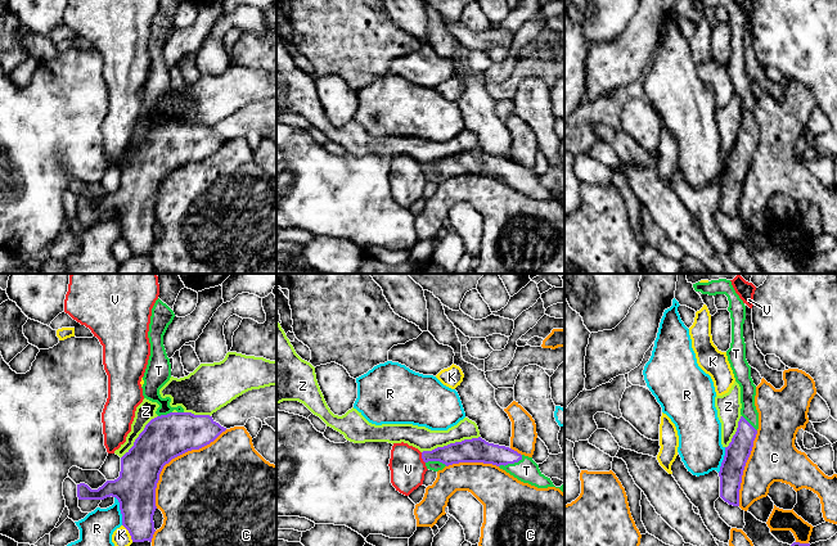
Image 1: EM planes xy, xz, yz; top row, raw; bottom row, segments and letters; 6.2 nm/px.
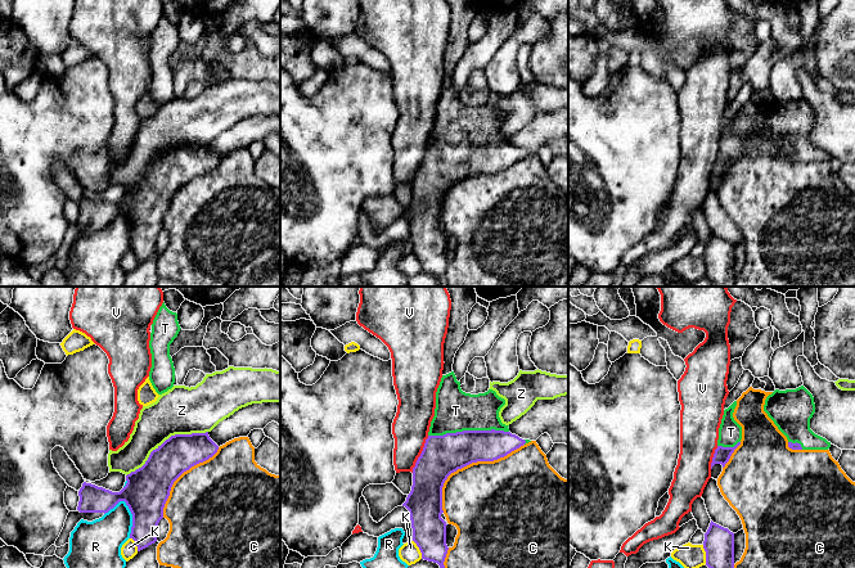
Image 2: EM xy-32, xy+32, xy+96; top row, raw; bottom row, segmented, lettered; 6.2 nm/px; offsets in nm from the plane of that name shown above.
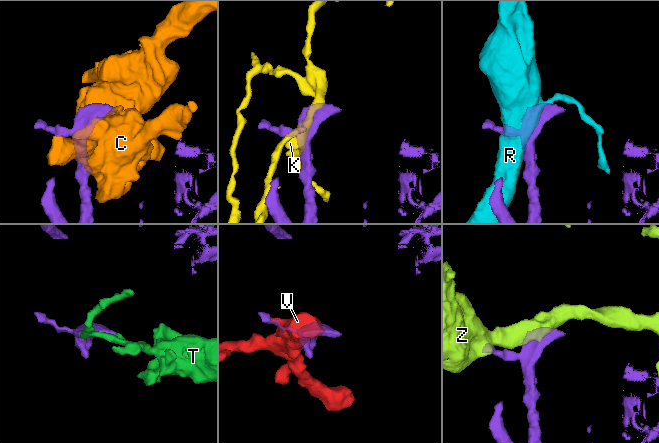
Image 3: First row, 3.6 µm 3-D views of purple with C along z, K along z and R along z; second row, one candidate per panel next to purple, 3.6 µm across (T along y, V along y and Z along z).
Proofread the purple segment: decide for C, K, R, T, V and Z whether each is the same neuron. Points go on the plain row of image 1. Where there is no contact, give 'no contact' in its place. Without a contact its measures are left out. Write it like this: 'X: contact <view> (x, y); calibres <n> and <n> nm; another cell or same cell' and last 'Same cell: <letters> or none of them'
C: contact xy (174, 170); calibres 280 and 480 nm; another cell
K: contact xy (129, 244); calibres 240 and 120 nm; another cell
R: contact xy (120, 221); calibres 260 and 200 nm; another cell
T: contact xz (511, 175); calibres 160 and 150 nm; same cell
V: contact xz (422, 170); calibres 130 and 220 nm; another cell
Z: contact xz (450, 156); calibres 160 and 140 nm; another cell
Same cell: T

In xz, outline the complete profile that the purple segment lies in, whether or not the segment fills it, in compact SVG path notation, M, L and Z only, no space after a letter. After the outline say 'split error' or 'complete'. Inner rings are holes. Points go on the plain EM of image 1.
M481 149L423 163L422 171L427 181L433 184L459 175L483 175L496 177L518 193L537 200L555 199L550 190L540 184L532 170L521 167L505 158L489 155Z; split error

